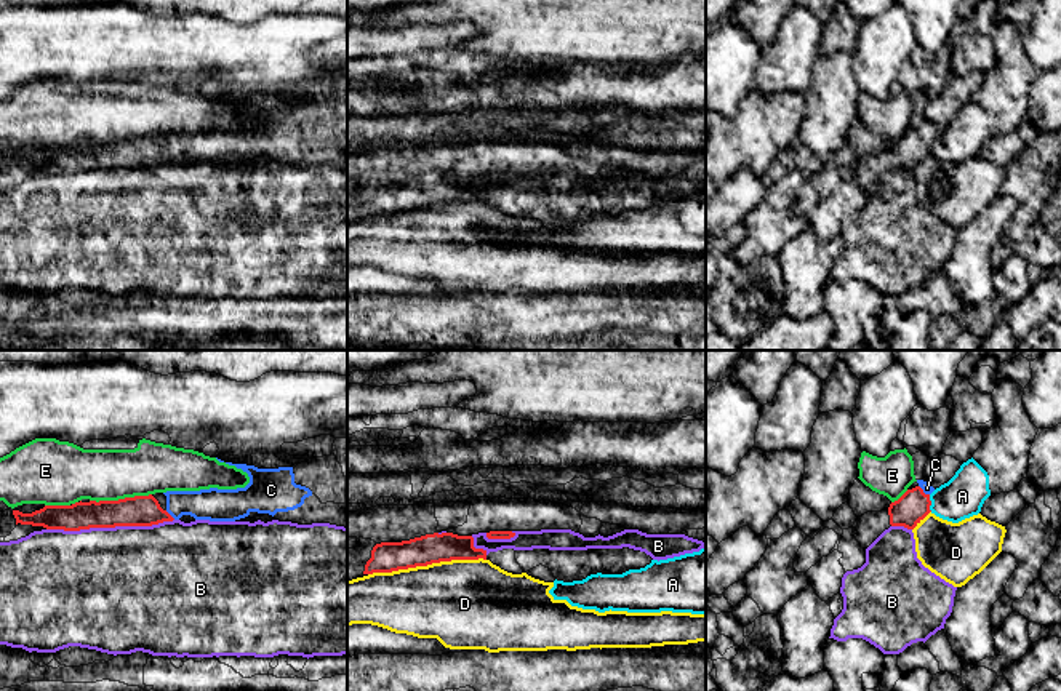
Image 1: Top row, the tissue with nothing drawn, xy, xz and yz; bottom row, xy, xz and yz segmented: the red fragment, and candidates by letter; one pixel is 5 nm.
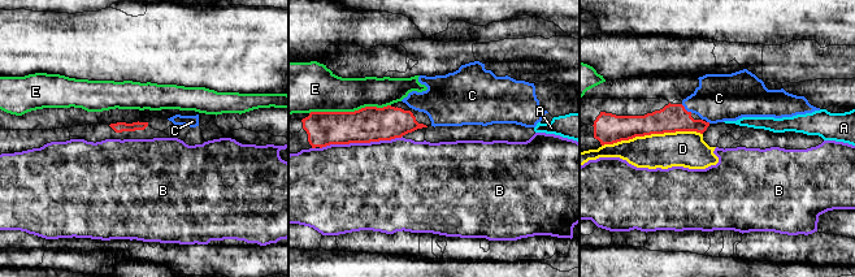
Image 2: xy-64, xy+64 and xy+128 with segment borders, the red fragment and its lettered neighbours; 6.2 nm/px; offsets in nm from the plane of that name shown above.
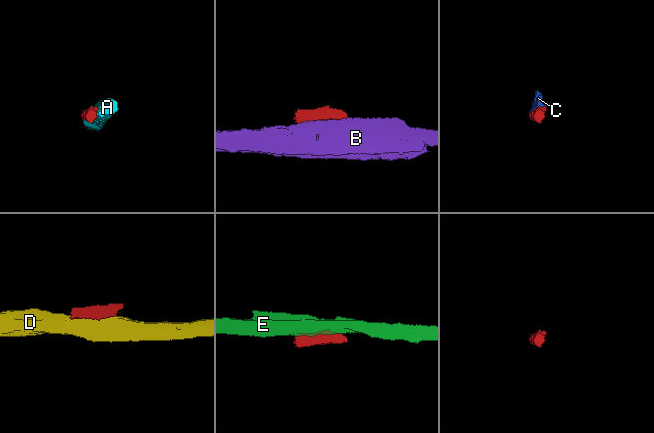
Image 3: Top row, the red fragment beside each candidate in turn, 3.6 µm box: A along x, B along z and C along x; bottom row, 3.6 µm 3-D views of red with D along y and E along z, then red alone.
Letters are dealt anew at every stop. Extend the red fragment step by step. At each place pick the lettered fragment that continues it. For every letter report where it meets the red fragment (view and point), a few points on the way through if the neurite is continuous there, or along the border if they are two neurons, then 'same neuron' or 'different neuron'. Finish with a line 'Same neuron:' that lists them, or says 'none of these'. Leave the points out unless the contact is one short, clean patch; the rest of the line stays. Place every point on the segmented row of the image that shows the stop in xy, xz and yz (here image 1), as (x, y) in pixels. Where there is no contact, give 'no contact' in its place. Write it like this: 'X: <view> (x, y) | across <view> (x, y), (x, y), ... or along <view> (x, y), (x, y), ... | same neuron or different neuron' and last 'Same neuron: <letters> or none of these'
A: yz (930, 503) | different neuron
B: xy (109, 527) | different neuron
C: xy (168, 514) | same neuron
D: xz (426, 565) | different neuron
E: xy (120, 499) | different neuron
Same neuron: C

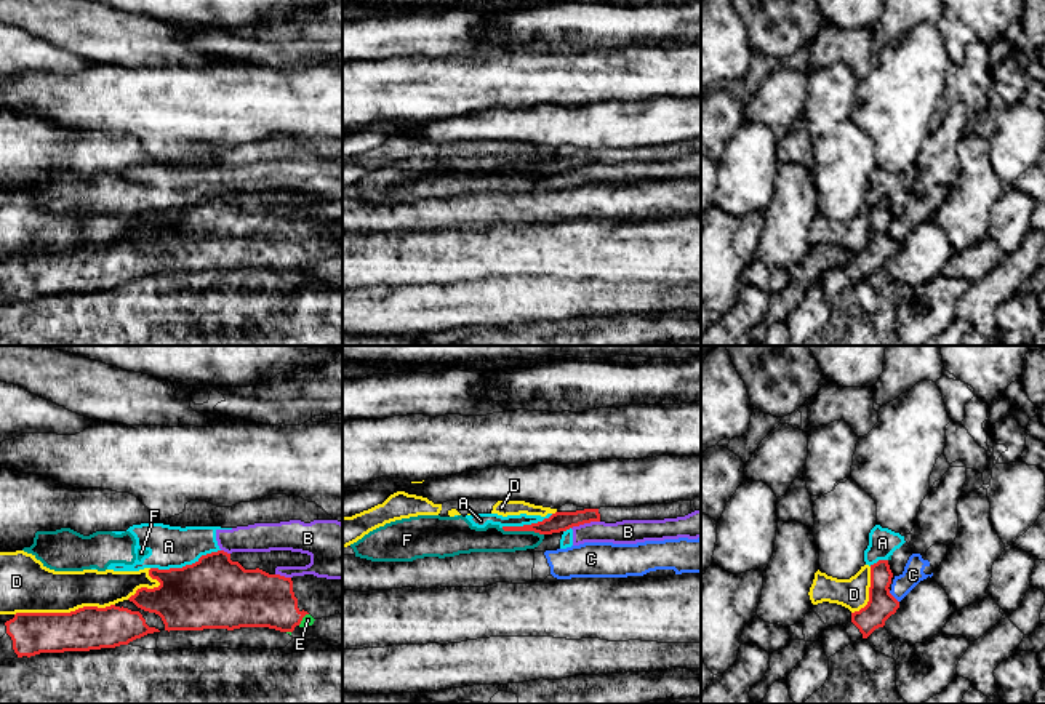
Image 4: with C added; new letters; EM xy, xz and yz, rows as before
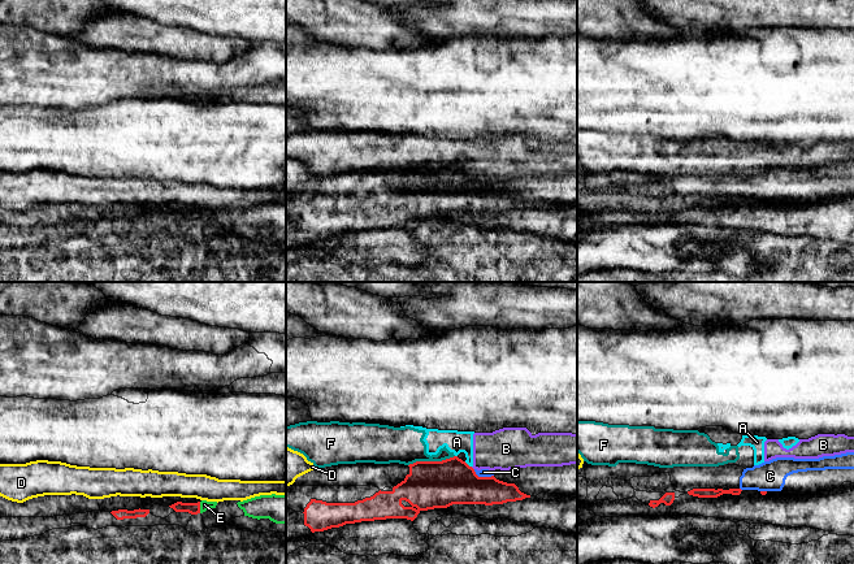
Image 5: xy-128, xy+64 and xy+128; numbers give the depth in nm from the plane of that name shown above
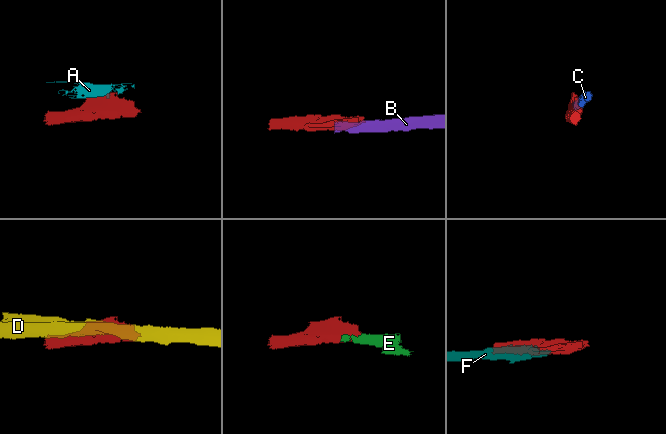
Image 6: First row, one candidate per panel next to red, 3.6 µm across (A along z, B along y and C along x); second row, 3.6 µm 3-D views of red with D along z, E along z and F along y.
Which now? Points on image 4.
A: xy (186, 565) | along xy (220, 549), (202, 554), (194, 562), (181, 567), (151, 568) | different neuron
B: xz (584, 522) | along xz (599, 520), (572, 528) | different neuron
C: yz (893, 597) | along yz (888, 591), (898, 602) | different neuron
D: xy (64, 613) | different neuron
E: xy (301, 620) | same neuron
F: xz (522, 530) | along xz (501, 528), (533, 530), (543, 535) | different neuron
Same neuron: E

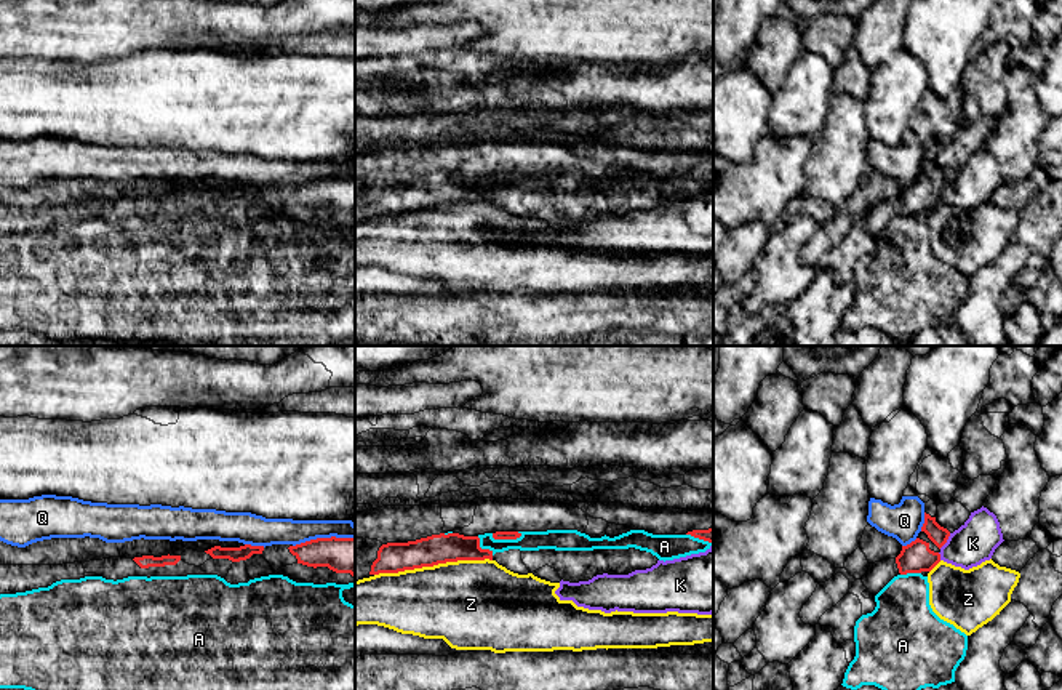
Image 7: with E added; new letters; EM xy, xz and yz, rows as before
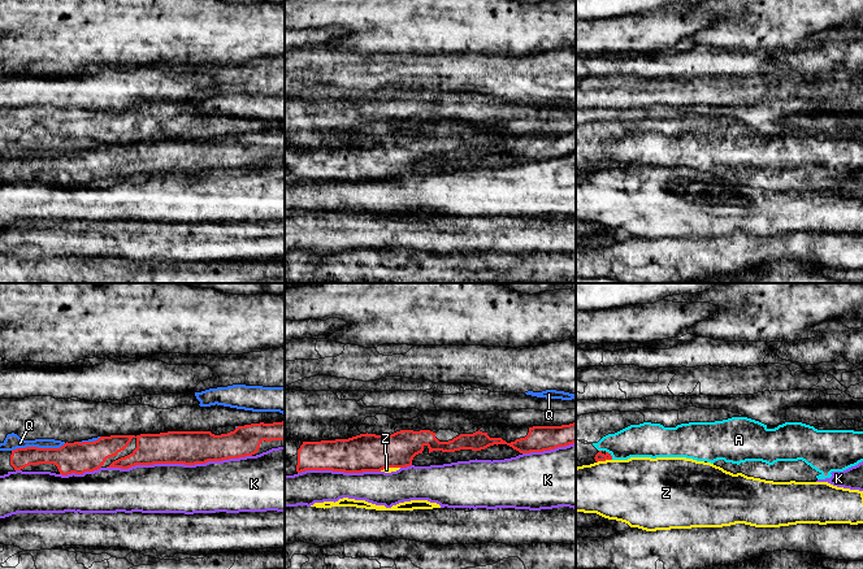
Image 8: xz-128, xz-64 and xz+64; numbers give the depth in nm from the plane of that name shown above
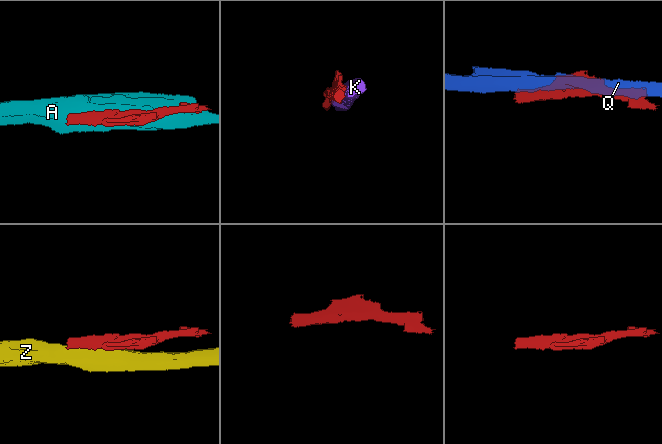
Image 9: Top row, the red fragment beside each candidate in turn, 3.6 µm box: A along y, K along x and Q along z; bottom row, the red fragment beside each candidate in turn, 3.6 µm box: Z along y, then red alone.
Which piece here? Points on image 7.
A: xz (506, 538) | different neuron
K: yz (946, 541) | different neuron
Q: xy (323, 538) | different neuron
Z: xz (432, 565) | different neuron
Same neuron: none of these

